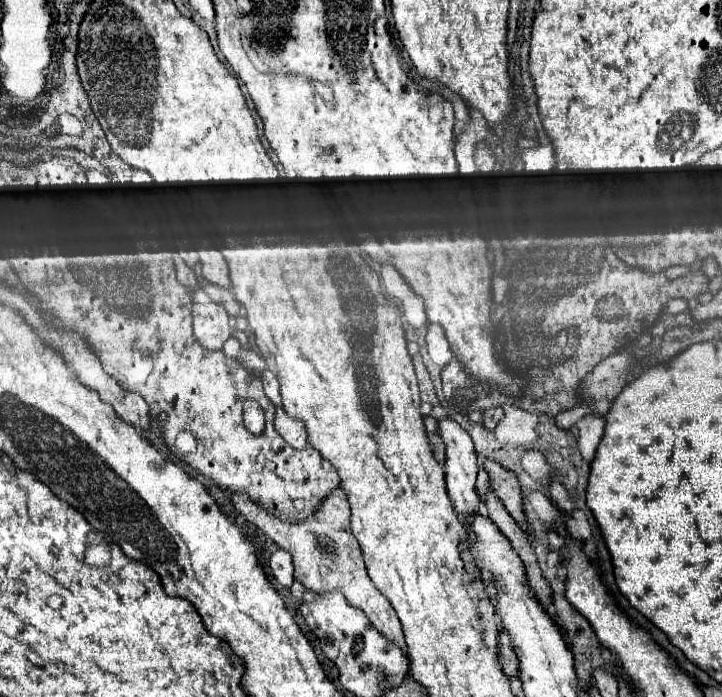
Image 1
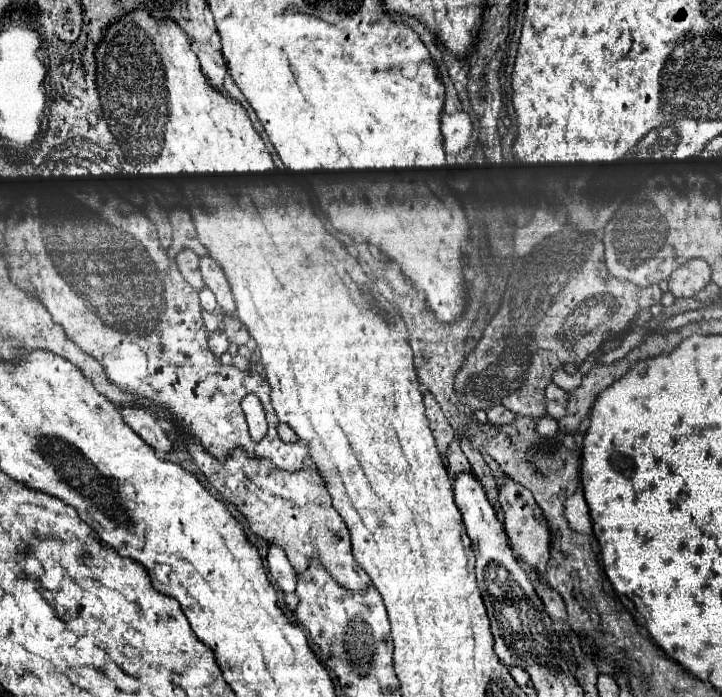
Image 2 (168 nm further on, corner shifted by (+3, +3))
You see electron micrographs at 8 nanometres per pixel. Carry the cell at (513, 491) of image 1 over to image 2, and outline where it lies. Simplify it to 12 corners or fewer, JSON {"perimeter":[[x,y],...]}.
{"perimeter":[[500,491],[504,529],[524,565],[544,577],[552,535],[532,493]]}

